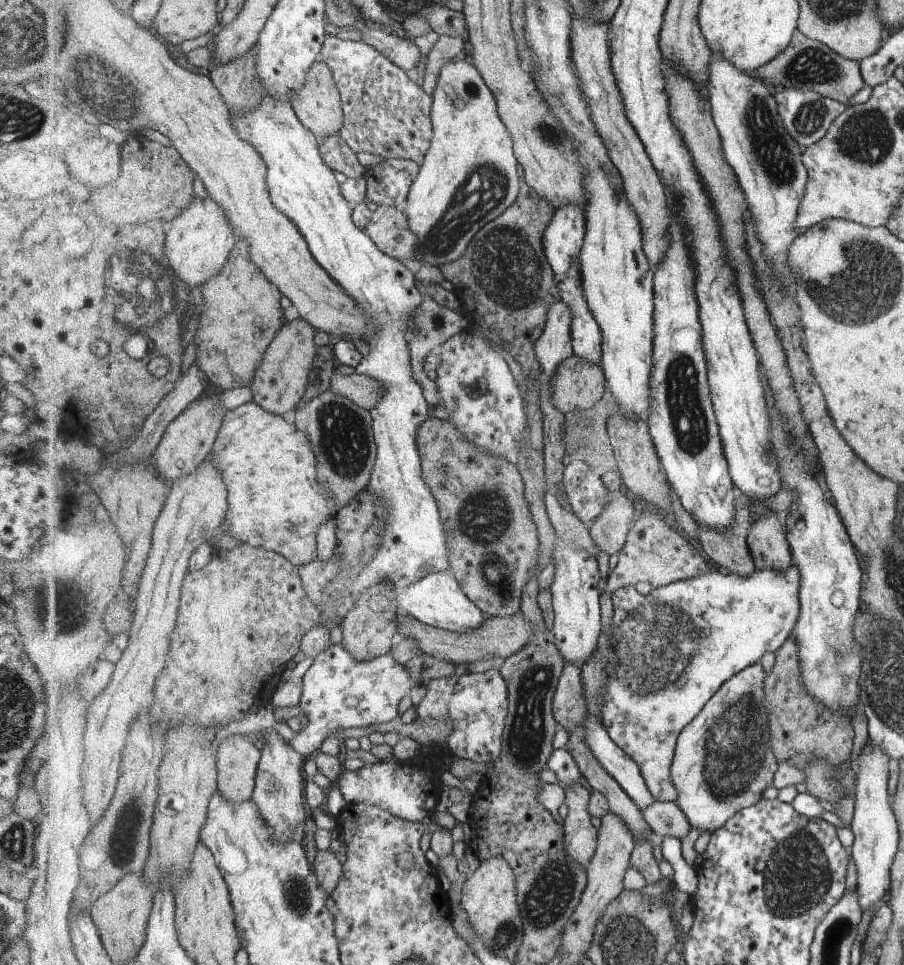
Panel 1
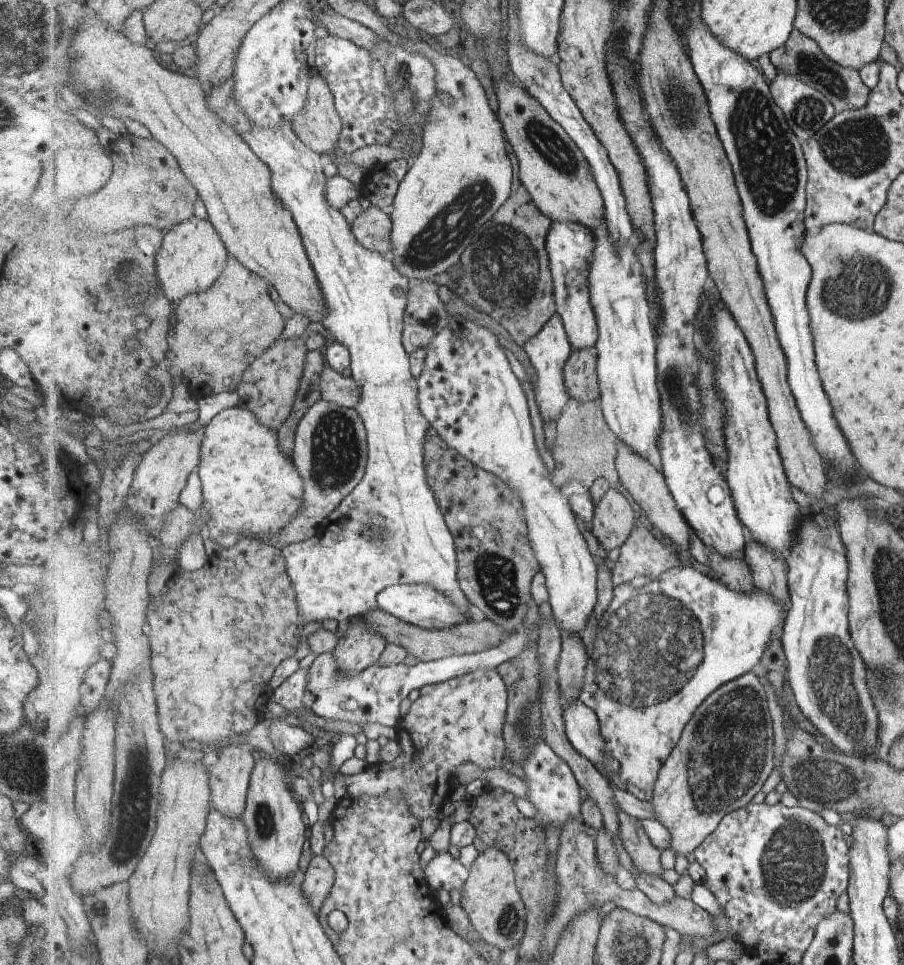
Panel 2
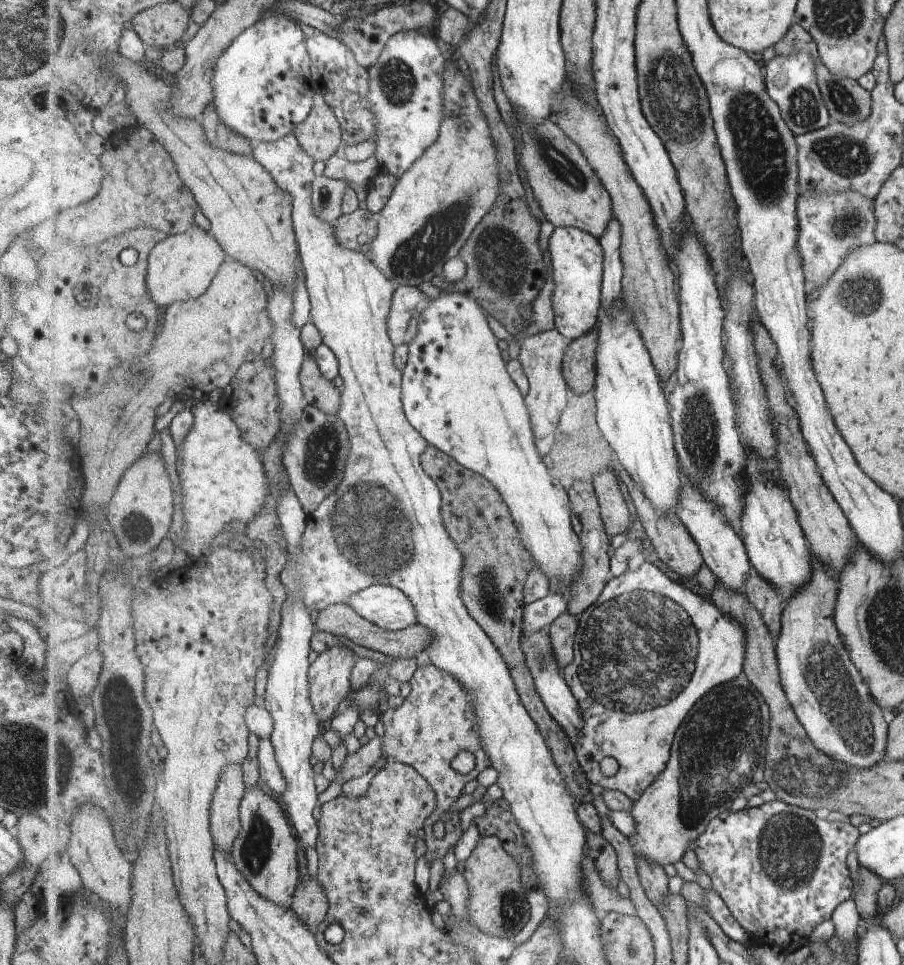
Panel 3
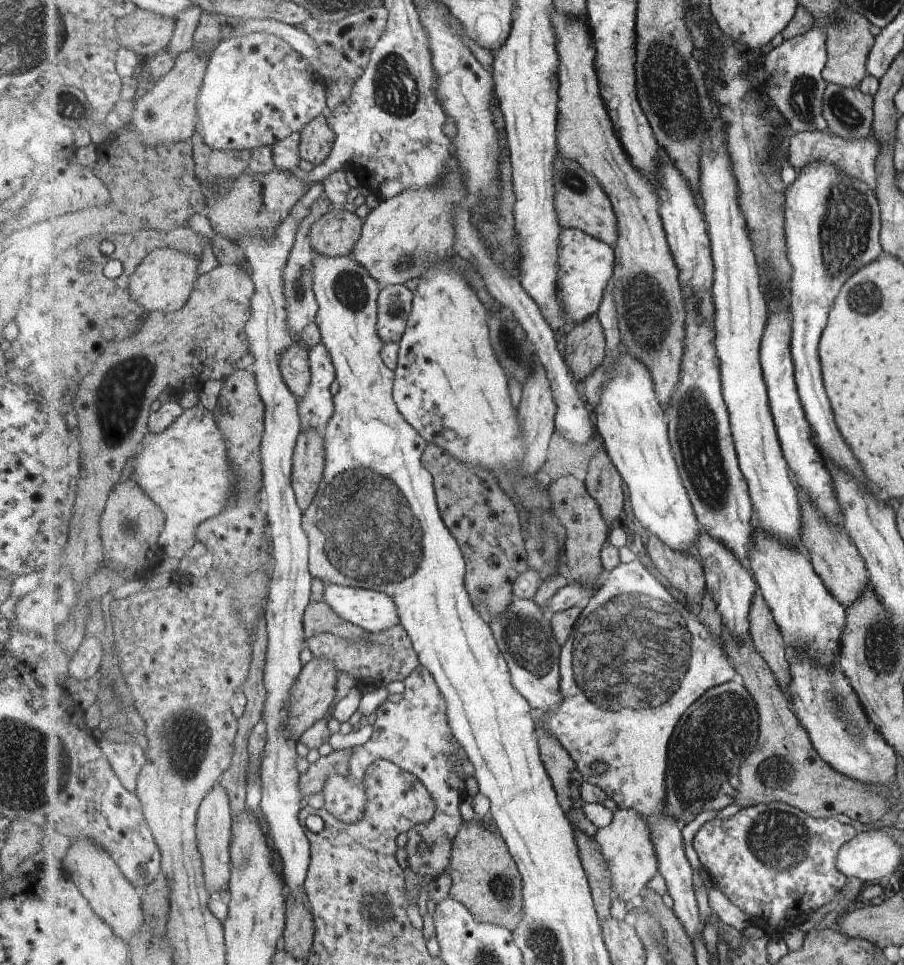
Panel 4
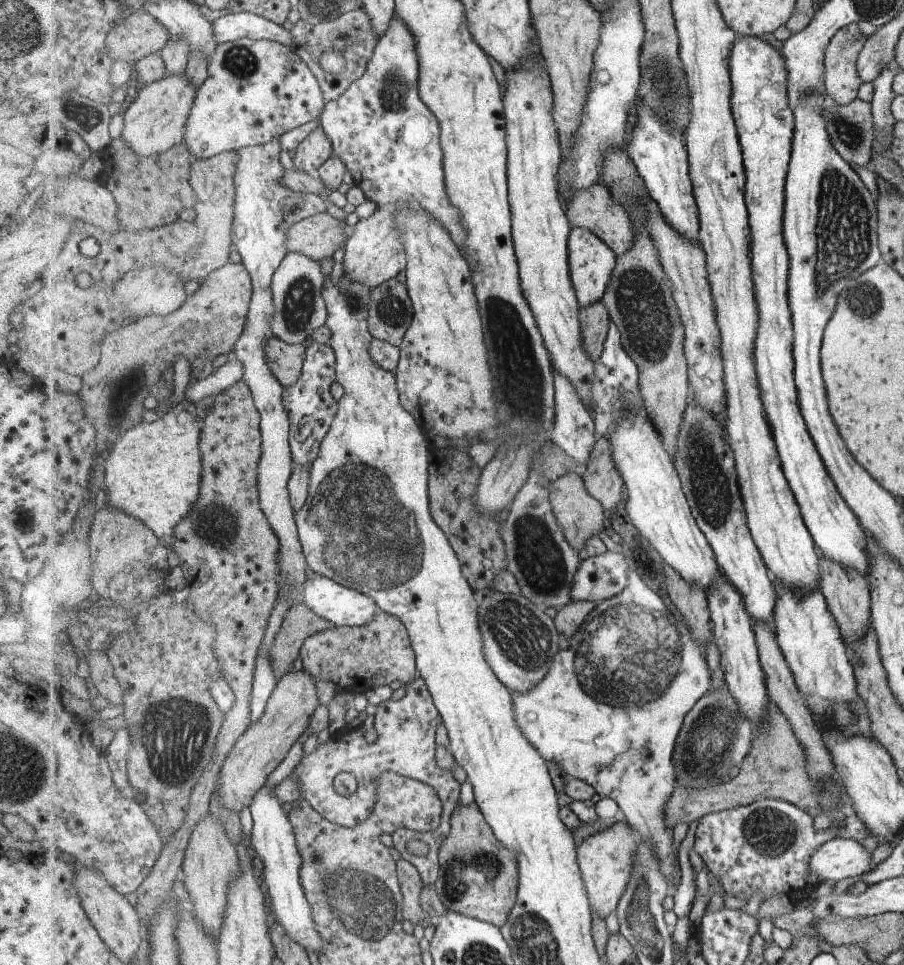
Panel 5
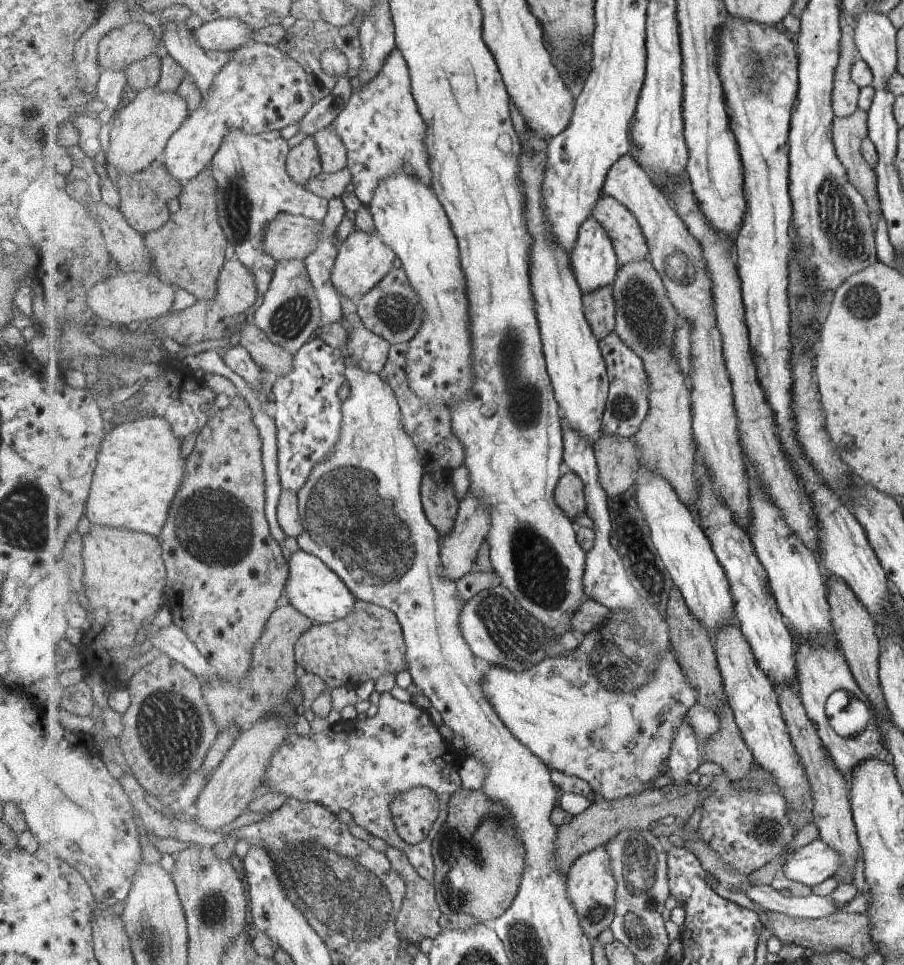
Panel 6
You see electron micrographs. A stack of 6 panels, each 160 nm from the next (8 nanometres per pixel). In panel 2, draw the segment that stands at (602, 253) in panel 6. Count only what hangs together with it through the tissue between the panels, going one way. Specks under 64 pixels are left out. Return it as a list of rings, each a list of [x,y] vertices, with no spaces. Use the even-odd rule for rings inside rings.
[[[573,221],[555,222],[546,238],[546,249],[554,277],[556,312],[562,316],[574,349],[595,349],[598,343],[598,320],[590,295],[590,266],[596,244],[593,230]]]

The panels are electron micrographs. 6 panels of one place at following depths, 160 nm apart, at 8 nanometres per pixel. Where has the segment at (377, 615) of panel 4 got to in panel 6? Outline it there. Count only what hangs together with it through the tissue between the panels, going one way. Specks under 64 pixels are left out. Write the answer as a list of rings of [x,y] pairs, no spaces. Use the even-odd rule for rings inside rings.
[[[300,550],[293,554],[289,564],[290,578],[285,590],[285,594],[290,596],[289,604],[298,608],[317,624],[343,620],[355,610],[359,599],[351,592],[343,579],[319,557]]]

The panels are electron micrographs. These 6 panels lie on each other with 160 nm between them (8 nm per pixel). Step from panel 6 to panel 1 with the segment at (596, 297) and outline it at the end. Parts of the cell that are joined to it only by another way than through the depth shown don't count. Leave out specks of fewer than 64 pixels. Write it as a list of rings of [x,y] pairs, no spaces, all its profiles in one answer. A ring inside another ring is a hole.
[[[577,354],[564,360],[549,381],[553,402],[563,412],[593,408],[605,394],[606,374],[602,365]]]

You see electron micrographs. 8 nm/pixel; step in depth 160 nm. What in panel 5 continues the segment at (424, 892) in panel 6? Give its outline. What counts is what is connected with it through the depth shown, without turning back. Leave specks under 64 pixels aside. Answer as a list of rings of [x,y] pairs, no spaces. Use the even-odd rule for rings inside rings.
[[[400,859],[398,879],[404,896],[404,918],[413,924],[419,922],[423,927],[429,926],[430,917],[421,908],[421,890],[425,888],[419,869],[411,862]]]

